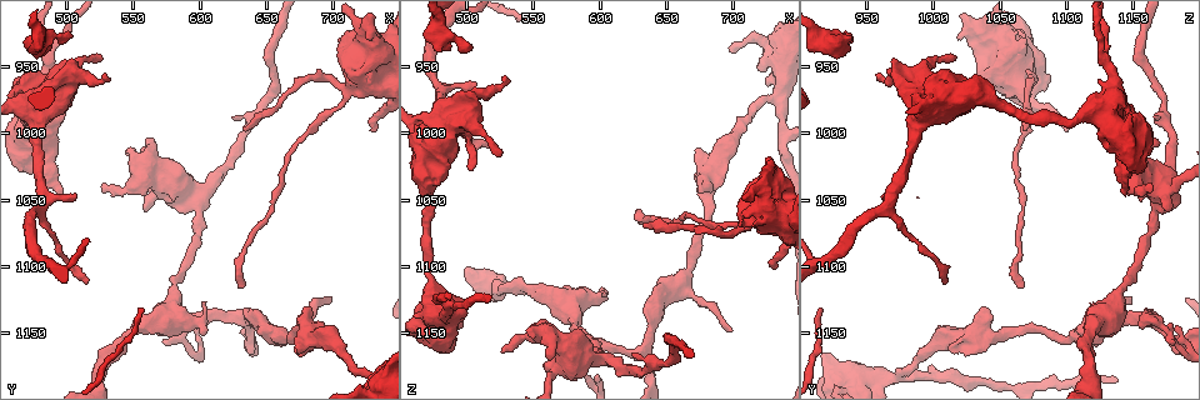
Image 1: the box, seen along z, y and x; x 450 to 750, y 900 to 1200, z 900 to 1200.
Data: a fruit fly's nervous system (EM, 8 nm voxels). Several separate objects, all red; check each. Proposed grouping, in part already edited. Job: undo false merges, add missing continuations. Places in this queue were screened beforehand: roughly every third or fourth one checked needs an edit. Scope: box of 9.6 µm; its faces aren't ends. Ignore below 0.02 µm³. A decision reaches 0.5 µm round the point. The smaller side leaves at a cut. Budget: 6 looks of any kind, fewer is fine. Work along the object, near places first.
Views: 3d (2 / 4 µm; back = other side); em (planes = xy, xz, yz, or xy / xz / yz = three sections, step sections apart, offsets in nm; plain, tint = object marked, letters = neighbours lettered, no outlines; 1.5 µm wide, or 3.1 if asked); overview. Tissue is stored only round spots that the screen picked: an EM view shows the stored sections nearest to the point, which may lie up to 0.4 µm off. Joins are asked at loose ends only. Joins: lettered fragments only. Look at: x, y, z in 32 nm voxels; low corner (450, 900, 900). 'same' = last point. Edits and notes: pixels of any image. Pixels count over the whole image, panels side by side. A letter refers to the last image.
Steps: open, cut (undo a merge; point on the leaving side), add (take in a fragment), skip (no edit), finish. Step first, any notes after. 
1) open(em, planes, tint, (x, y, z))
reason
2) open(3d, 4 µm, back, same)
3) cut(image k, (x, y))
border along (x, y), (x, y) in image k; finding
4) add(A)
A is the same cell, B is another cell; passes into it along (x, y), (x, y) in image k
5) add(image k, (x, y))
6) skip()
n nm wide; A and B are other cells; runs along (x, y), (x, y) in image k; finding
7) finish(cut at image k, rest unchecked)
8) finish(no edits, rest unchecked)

open(em, planes, letters, (494, 1048, 1142))
stops while still wide

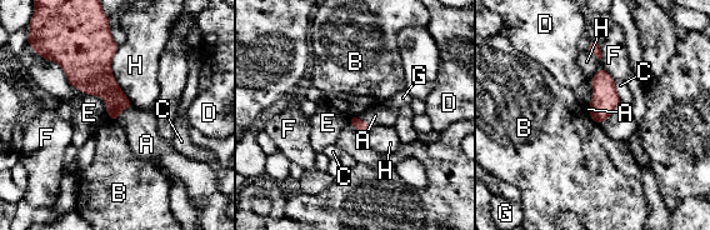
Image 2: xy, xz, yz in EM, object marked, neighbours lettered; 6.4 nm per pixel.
add(A)
A is the same cell, B, C, D, E, F, G and H are other cells; passes into it along (98, 80), (121, 110), (141, 131) in image 2; the neuron continues

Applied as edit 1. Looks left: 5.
open(em, planes, letters, (730, 998, 1100))
branch stops here

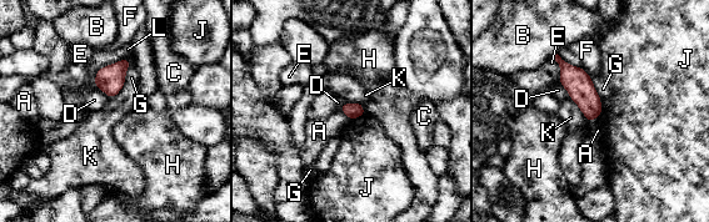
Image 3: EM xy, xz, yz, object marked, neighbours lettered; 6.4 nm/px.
skip()
A, B, C, D, E, F, G, H, J, K and L are other cells; border along (339, 109), (350, 119) in image 3; none of them fits

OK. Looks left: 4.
open(em, planes, tint, (574, 1158, 1182))
free end

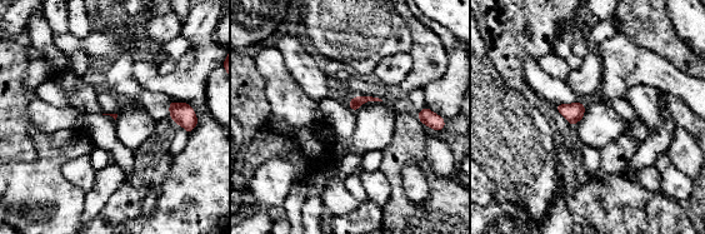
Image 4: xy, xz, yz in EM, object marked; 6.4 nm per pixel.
open(em, planes, letters, same)
see the neighbours

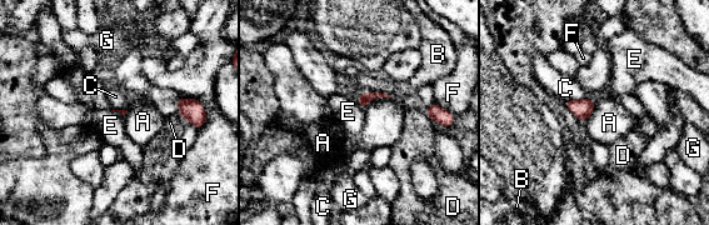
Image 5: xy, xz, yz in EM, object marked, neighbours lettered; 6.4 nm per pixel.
skip()
A, B, C, D, E, F and G are other cells; border along (355, 99), (364, 109) in image 5; none of them fits

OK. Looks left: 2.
finish(add at image 2, rest unchecked)

